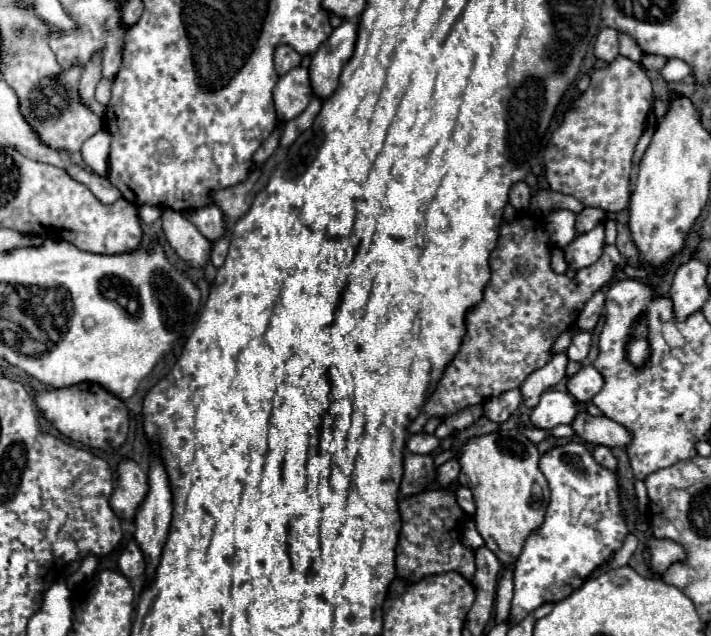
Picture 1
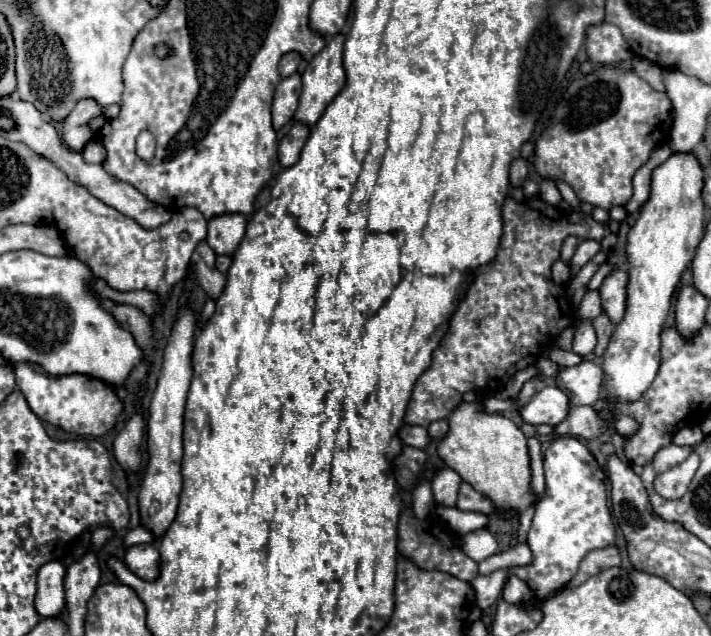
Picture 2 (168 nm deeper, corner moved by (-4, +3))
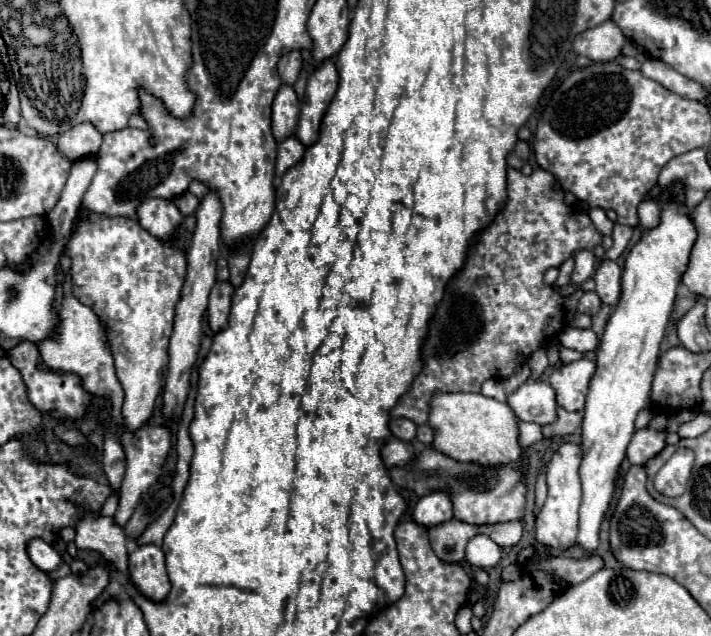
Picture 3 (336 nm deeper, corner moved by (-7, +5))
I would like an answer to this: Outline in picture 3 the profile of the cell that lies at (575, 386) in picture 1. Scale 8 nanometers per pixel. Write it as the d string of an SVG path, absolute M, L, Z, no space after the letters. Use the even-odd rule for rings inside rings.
M581 358L571 364L561 364L549 376L549 384L555 388L557 404L567 410L583 410L589 380L595 372L595 362Z

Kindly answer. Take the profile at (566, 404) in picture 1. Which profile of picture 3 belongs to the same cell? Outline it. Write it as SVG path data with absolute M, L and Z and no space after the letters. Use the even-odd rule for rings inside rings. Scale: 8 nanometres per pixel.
M543 380L521 384L509 396L507 402L515 412L515 416L523 422L535 422L545 426L557 420L555 390Z

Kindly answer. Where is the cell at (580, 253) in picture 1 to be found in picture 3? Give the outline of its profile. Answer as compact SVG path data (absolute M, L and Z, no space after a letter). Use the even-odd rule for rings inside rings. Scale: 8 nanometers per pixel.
M579 250L575 254L575 268L573 268L573 274L571 274L571 284L579 286L587 278L591 278L593 272L595 272L595 262L597 262L597 258L591 250Z

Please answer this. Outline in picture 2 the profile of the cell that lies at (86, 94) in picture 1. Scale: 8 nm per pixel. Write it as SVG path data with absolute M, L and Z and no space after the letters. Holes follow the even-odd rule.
M80 100L74 112L64 120L64 128L62 128L64 144L70 150L80 152L90 140L96 138L96 134L90 128L90 120L100 114L102 114L102 108L94 100Z

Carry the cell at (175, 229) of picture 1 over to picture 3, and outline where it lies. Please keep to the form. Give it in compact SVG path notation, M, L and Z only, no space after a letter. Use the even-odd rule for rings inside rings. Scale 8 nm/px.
M215 282L209 296L209 326L213 332L219 332L227 326L227 316L231 308L231 296L235 286L231 282Z

